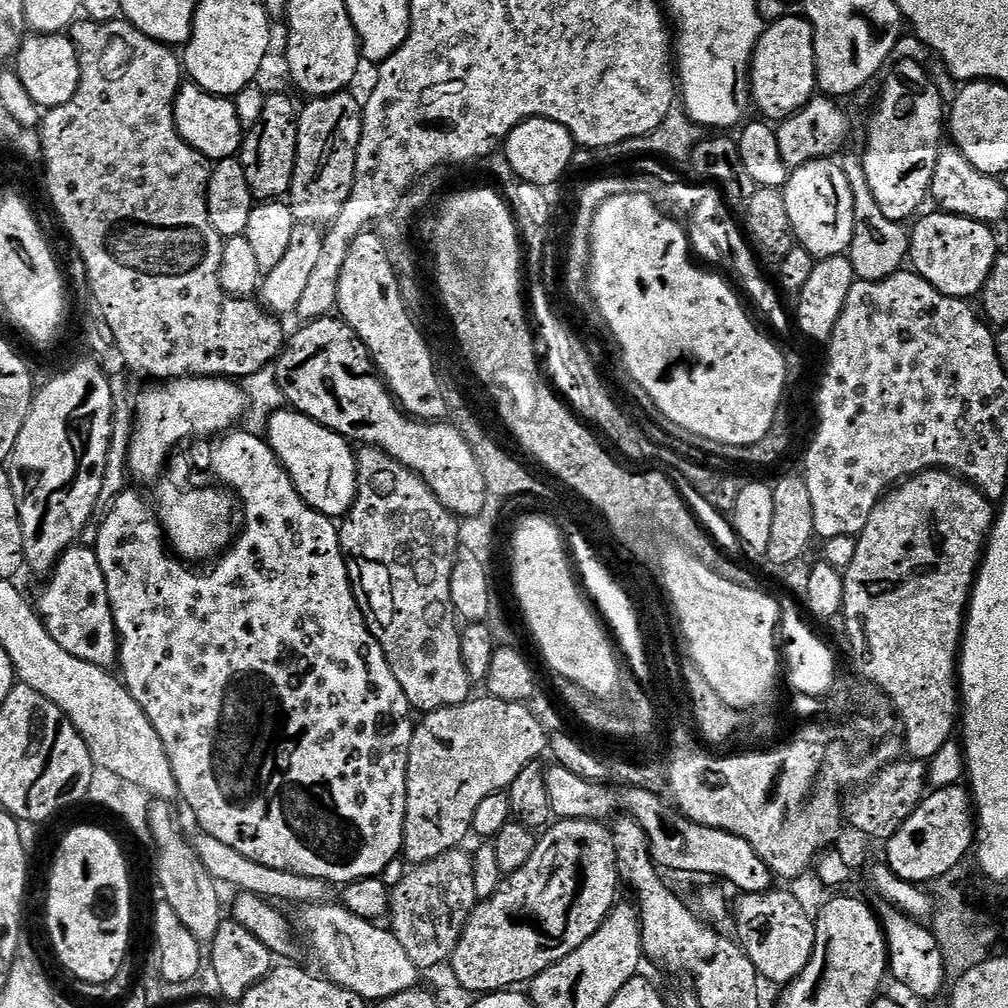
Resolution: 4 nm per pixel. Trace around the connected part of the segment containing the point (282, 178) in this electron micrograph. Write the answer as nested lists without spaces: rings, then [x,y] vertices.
[[[282,94],[267,95],[264,99],[262,114],[259,115],[258,122],[251,125],[251,128],[247,131],[240,151],[240,159],[242,158],[244,162],[242,170],[247,182],[245,182],[245,185],[255,201],[275,201],[285,197],[289,193],[296,166],[296,155],[299,149],[300,135],[296,121],[296,106],[294,108],[291,100]]]

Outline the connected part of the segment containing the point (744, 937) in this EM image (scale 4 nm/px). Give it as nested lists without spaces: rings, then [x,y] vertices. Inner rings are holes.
[[[776,891],[747,893],[735,901],[734,936],[765,981],[773,980],[778,986],[785,986],[810,962],[815,949],[815,926],[813,917],[808,917],[808,912],[800,905],[798,897]]]

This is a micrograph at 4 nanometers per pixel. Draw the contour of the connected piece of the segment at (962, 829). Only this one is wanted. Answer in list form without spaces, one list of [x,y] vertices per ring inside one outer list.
[[[965,787],[933,789],[887,840],[885,861],[900,880],[928,883],[965,859],[975,845],[975,829],[974,808]]]

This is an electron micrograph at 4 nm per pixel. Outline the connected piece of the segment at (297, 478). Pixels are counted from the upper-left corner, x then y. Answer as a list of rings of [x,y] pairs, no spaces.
[[[288,408],[279,409],[267,419],[268,432],[266,439],[273,452],[279,458],[280,463],[285,467],[292,464],[300,464],[296,470],[293,469],[293,483],[297,490],[303,495],[304,500],[312,509],[318,510],[322,515],[338,520],[349,515],[352,505],[355,504],[356,495],[359,492],[359,476],[356,470],[355,451],[351,443],[344,436],[338,435],[336,431],[314,422],[310,417],[302,415],[300,412]]]

